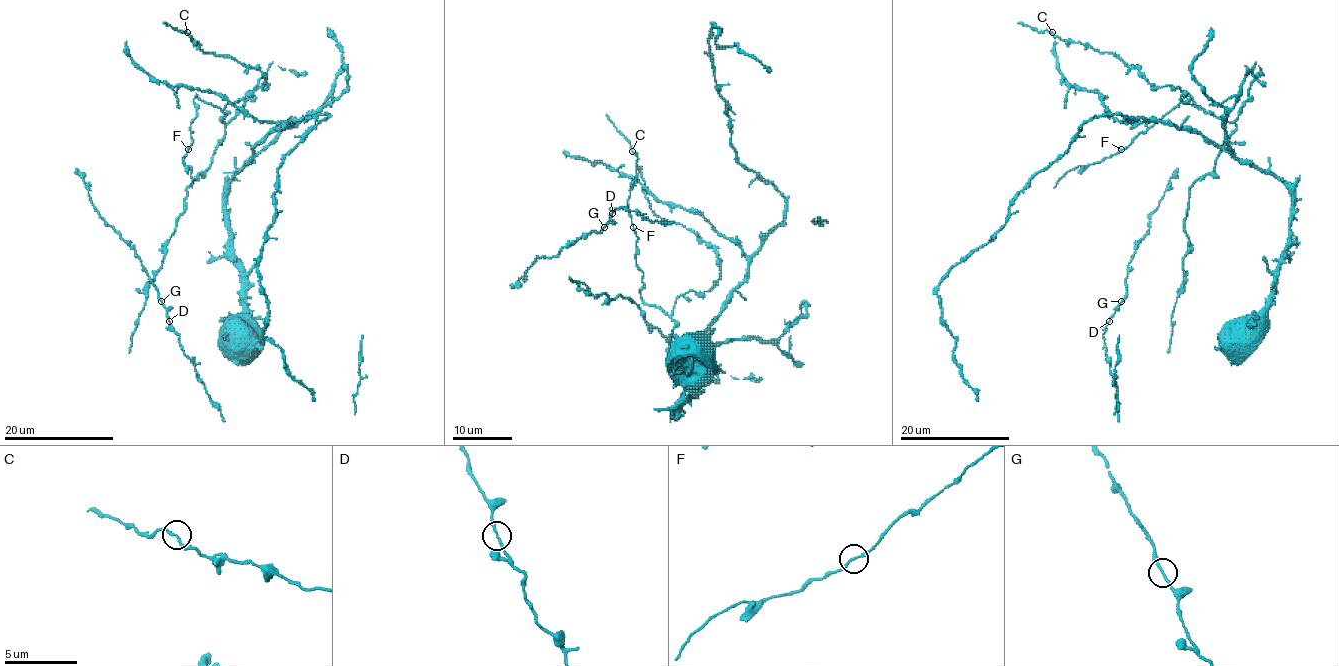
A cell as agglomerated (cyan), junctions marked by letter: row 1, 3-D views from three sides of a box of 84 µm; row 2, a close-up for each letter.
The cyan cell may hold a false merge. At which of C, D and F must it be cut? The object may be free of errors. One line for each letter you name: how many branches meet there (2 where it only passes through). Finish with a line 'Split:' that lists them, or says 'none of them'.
Split: none of them

